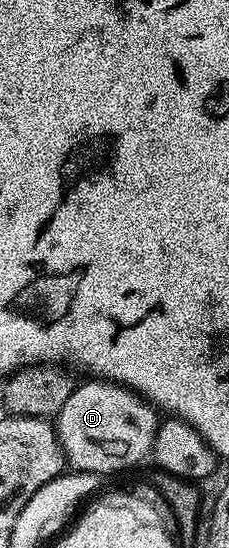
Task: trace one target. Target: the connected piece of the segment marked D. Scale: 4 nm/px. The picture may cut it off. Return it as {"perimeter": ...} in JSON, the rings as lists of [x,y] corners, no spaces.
{"perimeter":[[[85,380],[82,384],[74,385],[71,396],[67,396],[67,404],[63,404],[63,408],[57,413],[55,419],[55,429],[57,432],[57,439],[61,445],[61,450],[65,453],[65,461],[74,471],[84,472],[86,474],[99,474],[108,476],[113,474],[116,470],[125,470],[128,466],[133,466],[141,457],[148,455],[153,448],[153,441],[155,440],[155,432],[159,425],[159,411],[156,406],[145,401],[140,394],[134,394],[127,386],[121,386],[117,382],[107,382],[104,380]]]}

